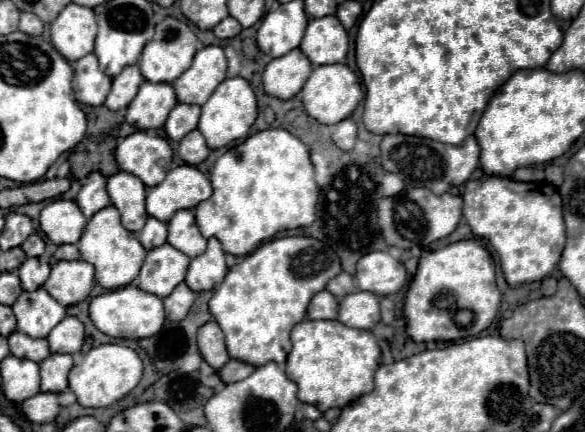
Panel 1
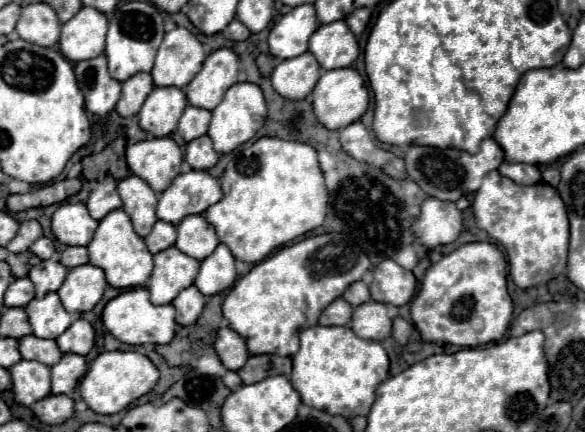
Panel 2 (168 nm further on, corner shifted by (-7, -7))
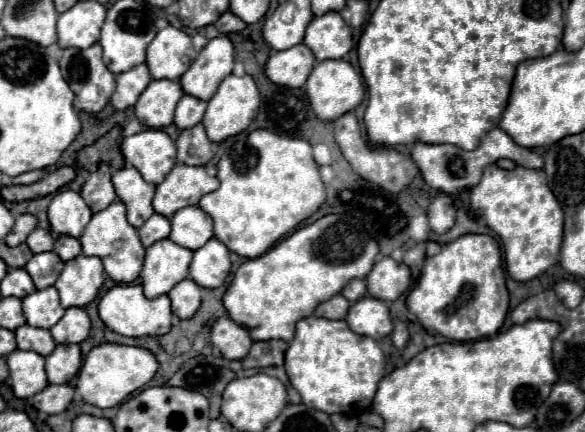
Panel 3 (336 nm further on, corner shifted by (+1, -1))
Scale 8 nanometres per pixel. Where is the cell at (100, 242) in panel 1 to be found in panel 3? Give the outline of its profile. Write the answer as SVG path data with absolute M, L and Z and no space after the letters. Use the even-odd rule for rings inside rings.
M116 199L112 205L108 205L108 209L102 209L100 213L94 213L92 221L86 225L86 229L78 237L78 241L82 245L84 255L88 255L88 257L98 255L102 259L104 271L116 283L132 283L132 281L138 279L146 249L142 247L136 229L126 221L126 207L120 199Z

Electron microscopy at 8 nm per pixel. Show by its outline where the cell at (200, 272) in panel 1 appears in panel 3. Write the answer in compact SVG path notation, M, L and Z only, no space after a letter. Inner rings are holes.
M212 237L204 247L194 251L194 259L190 263L190 275L192 281L196 281L200 287L220 287L226 277L230 275L230 251L228 247Z

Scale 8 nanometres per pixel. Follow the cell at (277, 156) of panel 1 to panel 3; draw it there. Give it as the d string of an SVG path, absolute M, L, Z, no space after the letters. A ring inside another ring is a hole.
M256 129L248 133L242 145L236 145L228 153L224 153L218 161L218 179L220 187L212 193L206 193L198 205L214 219L216 239L220 239L230 251L246 259L254 259L266 253L278 239L292 233L326 201L326 189L320 179L318 165L312 157L312 145L304 139L282 137L268 129Z

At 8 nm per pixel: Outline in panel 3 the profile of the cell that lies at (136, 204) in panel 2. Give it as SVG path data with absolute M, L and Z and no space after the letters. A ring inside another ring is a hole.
M124 167L112 175L112 183L116 189L116 195L126 205L128 211L128 223L132 227L144 225L144 221L154 213L152 209L152 197L156 187L148 185L140 173L132 167Z

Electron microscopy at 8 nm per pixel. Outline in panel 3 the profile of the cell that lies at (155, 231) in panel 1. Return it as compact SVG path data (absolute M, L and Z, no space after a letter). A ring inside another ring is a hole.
M154 213L140 229L138 229L138 235L142 239L142 245L144 247L150 247L152 243L160 241L160 239L166 239L170 235L170 219L160 215L160 213Z

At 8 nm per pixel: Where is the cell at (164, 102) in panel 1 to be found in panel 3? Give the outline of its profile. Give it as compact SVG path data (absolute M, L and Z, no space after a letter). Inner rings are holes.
M170 79L150 81L150 85L136 103L138 121L154 129L168 127L174 121L174 109L182 95L184 91L180 89L180 81Z

